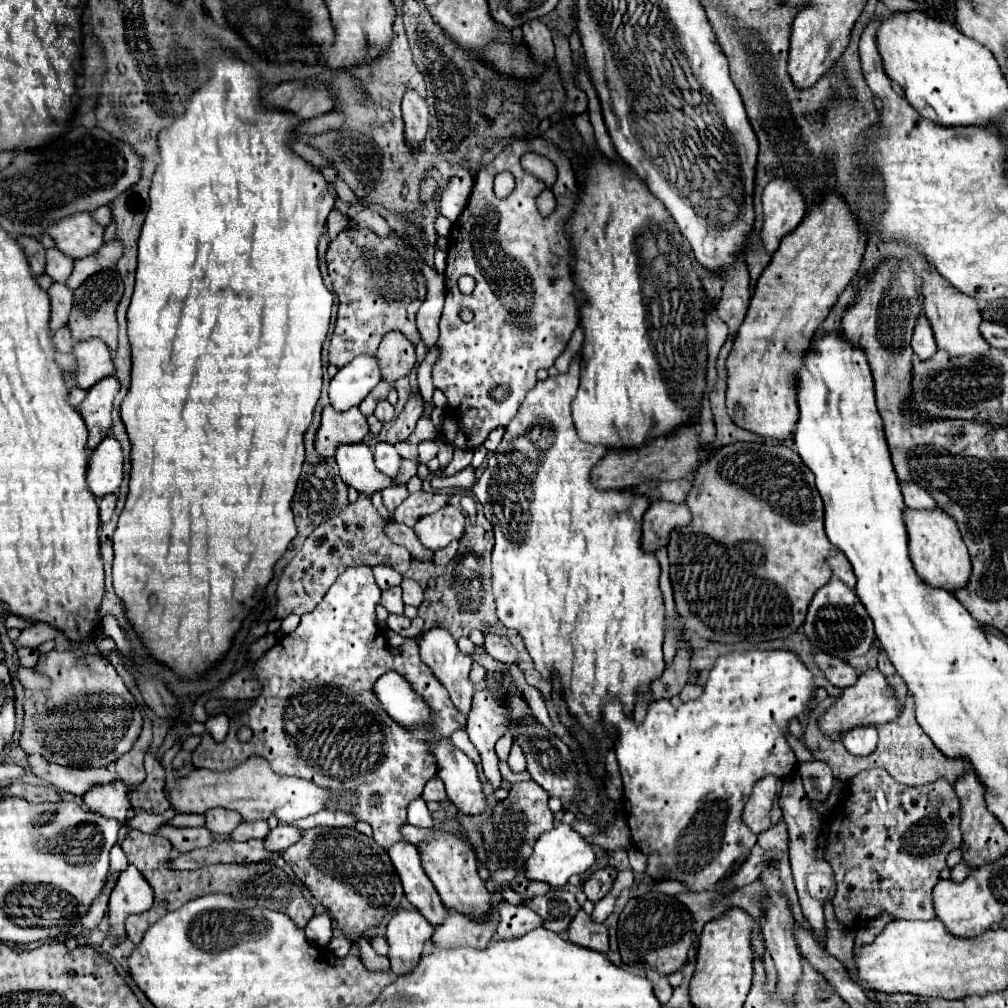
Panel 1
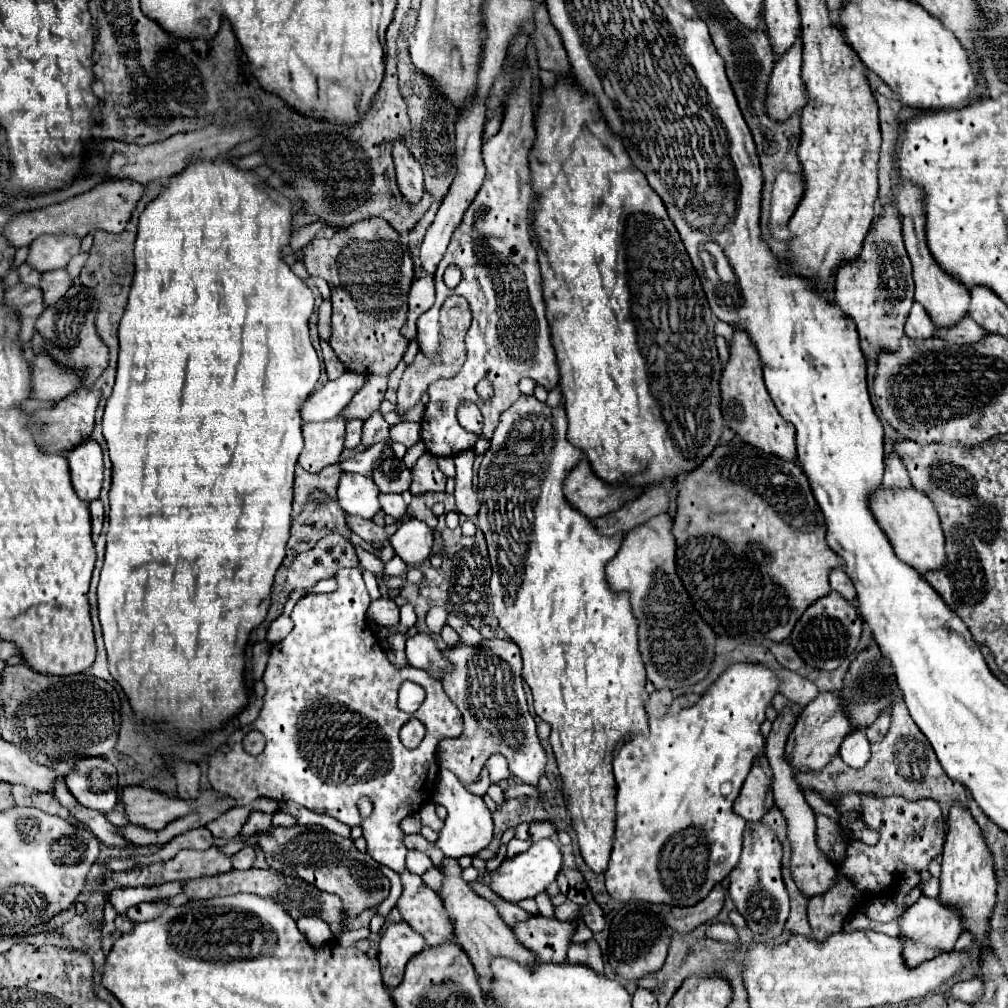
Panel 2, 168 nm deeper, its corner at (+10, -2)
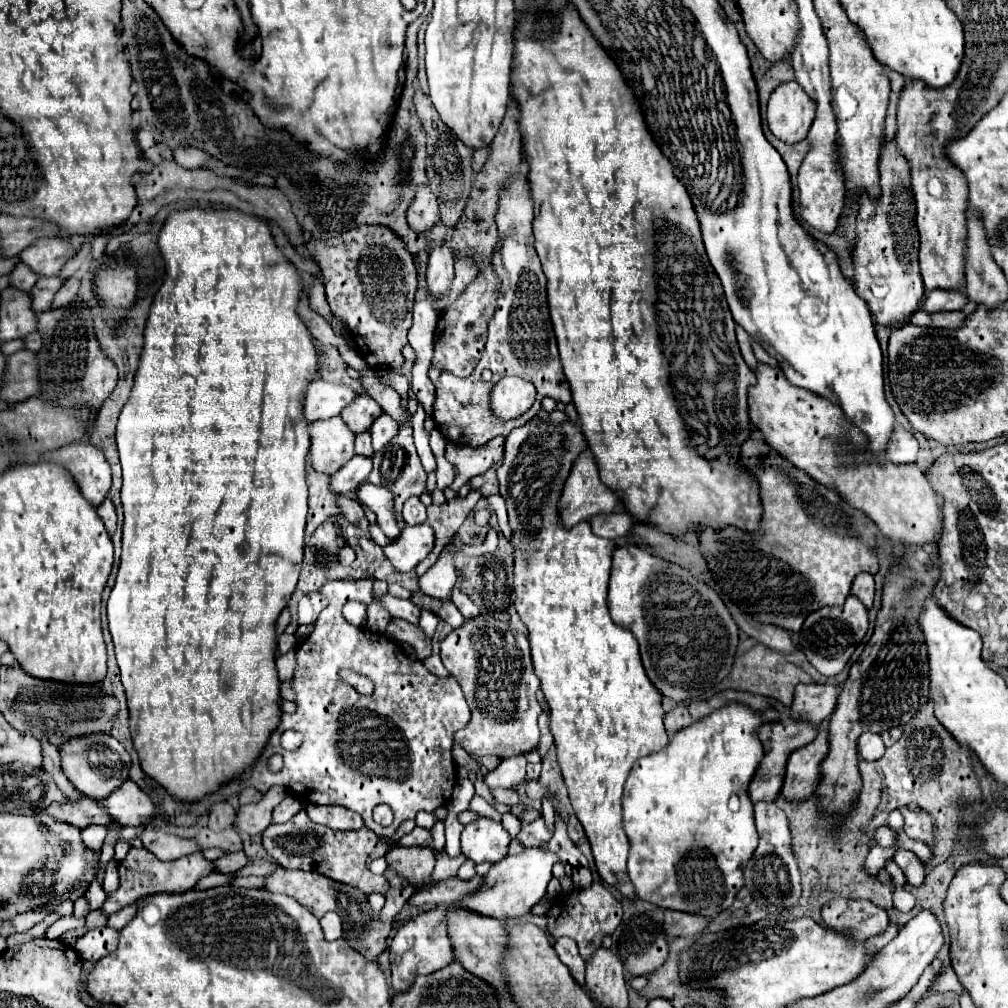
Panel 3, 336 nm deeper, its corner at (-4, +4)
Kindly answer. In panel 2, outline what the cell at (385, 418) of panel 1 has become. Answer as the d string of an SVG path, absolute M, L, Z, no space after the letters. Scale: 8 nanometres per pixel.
M374 412L366 422L364 422L364 428L362 428L362 446L364 448L370 448L374 444L380 444L384 440L388 440L388 422L382 418L380 412Z

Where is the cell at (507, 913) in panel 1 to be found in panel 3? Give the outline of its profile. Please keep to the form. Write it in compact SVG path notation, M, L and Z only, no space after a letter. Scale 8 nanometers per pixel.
M556 938L554 948L556 948L558 958L568 966L572 978L574 978L580 986L584 986L584 984L586 984L586 982L584 982L584 958L580 956L576 942L574 942L572 938Z

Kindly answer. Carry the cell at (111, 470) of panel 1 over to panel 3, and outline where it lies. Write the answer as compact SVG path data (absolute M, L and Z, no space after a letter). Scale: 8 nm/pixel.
M68 444L60 450L44 454L42 460L54 460L62 464L78 482L84 498L94 506L98 506L106 498L112 486L110 464L104 456L104 450L98 446Z

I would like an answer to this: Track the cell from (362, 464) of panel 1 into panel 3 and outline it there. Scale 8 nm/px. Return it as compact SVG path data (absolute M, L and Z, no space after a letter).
M362 482L356 490L356 498L366 506L370 508L376 518L378 518L378 526L382 528L382 532L388 536L388 538L398 538L400 530L396 526L396 520L394 520L394 494L384 488L384 486L376 486L376 484L370 484L370 482Z

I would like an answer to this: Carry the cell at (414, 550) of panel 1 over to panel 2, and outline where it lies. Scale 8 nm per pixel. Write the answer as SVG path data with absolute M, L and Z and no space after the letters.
M344 514L346 516L346 524L348 528L358 534L362 540L366 542L382 542L384 546L388 544L388 538L384 534L384 526L376 526L372 520L366 520L366 518L360 518L360 516L354 516L354 514Z

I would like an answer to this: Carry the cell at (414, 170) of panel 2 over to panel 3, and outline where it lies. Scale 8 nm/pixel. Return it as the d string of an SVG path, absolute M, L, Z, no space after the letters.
M420 184L408 208L408 224L414 230L428 230L438 222L438 198L432 194L430 184Z

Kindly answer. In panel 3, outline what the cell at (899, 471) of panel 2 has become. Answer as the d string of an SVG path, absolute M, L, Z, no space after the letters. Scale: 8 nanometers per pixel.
M896 424L892 442L888 442L886 458L896 464L914 464L916 452L918 452L918 440L914 438L914 434L906 432L900 424Z

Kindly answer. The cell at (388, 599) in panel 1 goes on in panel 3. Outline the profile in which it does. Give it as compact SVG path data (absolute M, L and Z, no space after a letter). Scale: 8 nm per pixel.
M382 594L380 604L388 610L388 614L392 618L400 618L412 624L418 624L420 618L420 608L412 602L412 600L404 600L404 598L396 598L392 594Z

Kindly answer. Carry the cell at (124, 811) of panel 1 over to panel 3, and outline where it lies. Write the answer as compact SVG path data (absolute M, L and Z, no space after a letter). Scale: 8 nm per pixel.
M92 734L84 738L74 738L60 750L62 754L62 770L72 780L76 790L80 790L84 796L104 800L122 786L128 780L130 770L130 754L124 750L124 746L112 738L110 734Z

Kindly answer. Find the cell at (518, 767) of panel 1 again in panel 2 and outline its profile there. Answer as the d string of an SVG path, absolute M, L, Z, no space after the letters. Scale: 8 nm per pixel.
M490 756L490 760L486 762L486 768L490 772L490 782L492 784L498 784L500 780L508 780L510 778L510 770L508 770L508 764L506 764L506 758L504 756Z

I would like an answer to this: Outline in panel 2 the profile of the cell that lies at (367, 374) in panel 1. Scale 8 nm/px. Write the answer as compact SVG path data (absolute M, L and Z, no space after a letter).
M346 370L338 380L326 382L320 390L310 394L306 402L300 408L302 420L304 422L322 422L322 420L332 420L338 416L352 396L364 386L366 376L360 376L358 372Z

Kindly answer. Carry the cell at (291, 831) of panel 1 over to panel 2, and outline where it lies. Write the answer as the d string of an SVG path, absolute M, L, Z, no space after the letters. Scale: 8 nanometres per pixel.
M244 846L240 852L236 852L234 856L232 856L232 868L234 870L248 870L250 866L252 866L252 862L254 862L254 858L256 858L256 846L252 848L252 846Z

